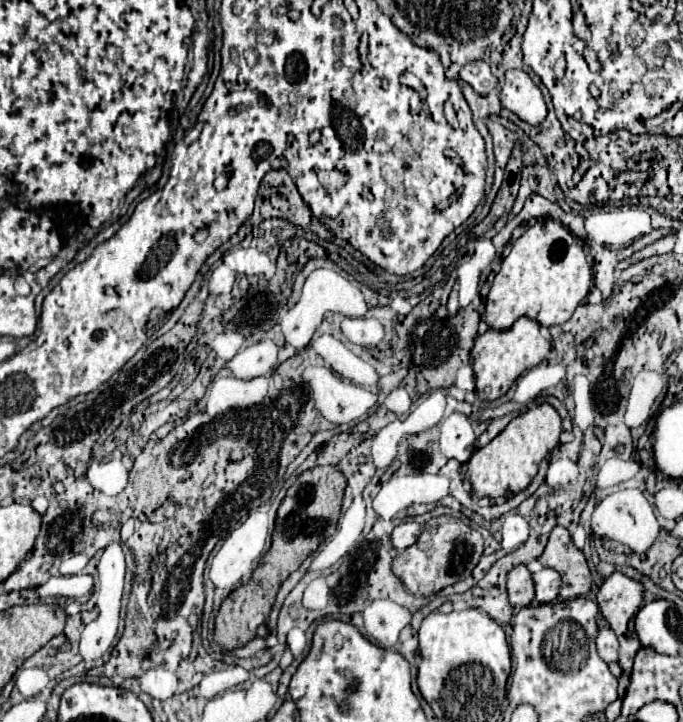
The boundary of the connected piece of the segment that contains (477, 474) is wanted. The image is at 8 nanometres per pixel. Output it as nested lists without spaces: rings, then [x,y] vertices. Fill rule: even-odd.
[[[540,404],[514,418],[490,444],[478,448],[466,462],[466,480],[478,498],[500,498],[522,492],[538,472],[540,462],[558,446],[562,420],[550,404]]]

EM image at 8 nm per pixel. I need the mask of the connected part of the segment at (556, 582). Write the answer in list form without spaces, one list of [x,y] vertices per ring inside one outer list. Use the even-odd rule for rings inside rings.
[[[542,568],[540,572],[534,574],[534,584],[536,584],[536,600],[542,604],[550,604],[558,598],[562,580],[556,570]]]

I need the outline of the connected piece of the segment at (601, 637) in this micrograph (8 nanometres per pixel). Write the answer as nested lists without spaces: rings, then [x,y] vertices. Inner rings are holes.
[[[608,626],[600,628],[596,644],[598,644],[598,654],[604,662],[608,664],[618,662],[618,636]]]

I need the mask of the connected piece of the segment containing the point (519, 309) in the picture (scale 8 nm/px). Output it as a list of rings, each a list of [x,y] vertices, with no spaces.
[[[538,220],[518,240],[512,242],[502,268],[486,296],[486,324],[494,330],[508,330],[518,318],[526,316],[540,326],[564,324],[590,292],[592,268],[580,240],[556,220]]]

